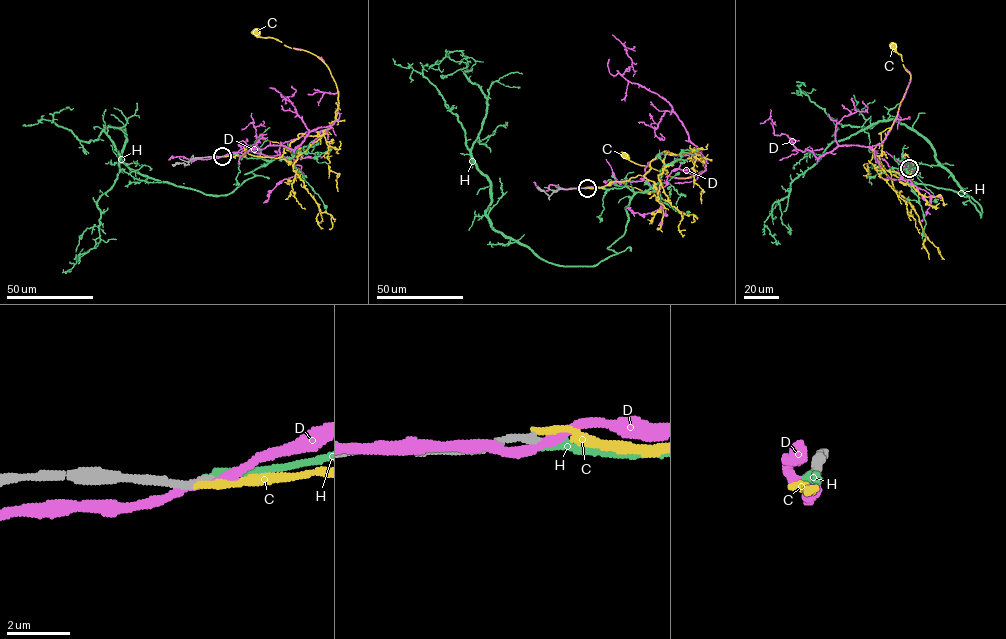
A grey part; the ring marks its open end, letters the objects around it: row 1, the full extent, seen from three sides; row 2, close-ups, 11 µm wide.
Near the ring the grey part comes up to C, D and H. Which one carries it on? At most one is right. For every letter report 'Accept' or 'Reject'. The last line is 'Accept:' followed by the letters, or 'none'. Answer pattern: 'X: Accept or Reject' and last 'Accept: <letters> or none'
C: Reject
D: Reject
H: Accept
Accept: H

